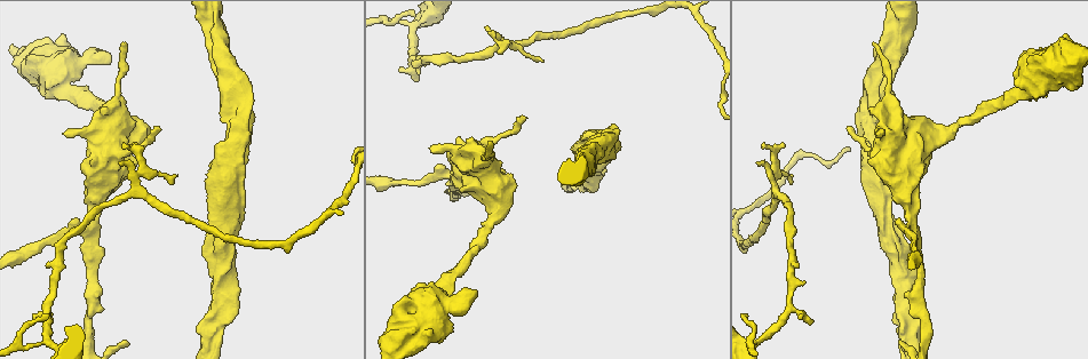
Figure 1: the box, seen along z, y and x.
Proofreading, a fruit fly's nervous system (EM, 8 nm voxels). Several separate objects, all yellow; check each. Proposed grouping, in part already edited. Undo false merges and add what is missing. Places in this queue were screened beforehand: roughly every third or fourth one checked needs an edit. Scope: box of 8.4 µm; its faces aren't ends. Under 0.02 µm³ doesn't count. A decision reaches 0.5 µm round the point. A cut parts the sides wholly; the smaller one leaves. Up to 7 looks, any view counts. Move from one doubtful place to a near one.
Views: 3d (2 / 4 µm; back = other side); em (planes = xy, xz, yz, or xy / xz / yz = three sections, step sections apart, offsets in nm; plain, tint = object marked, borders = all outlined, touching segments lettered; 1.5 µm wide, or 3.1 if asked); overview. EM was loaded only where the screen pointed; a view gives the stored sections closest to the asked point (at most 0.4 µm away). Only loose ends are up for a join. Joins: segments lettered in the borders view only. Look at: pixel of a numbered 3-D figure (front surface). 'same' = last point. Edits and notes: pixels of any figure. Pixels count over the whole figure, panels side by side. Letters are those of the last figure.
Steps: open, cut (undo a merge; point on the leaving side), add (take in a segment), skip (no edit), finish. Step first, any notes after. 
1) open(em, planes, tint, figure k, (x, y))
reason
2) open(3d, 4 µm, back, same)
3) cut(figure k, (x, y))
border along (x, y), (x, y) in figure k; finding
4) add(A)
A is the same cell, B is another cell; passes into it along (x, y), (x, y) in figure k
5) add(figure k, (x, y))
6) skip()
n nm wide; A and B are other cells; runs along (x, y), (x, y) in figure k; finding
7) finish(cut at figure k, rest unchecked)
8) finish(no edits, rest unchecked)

open(em, xy, step 4, borders, figure 1, (234, 312))

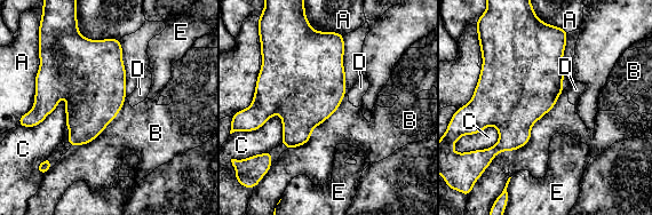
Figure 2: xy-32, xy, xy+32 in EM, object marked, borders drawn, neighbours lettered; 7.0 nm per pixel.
open(em, planes, borders, same)
cut it another way

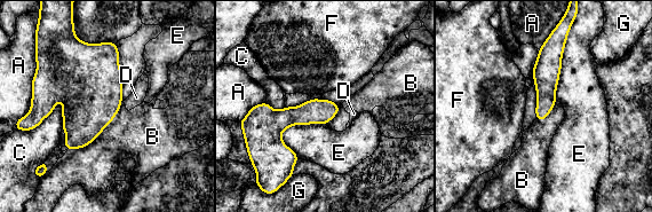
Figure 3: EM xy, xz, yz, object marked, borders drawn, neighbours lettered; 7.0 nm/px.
skip()
A, B, C, D, E, F and G are other cells; runs along (335, 107), (303, 115), (256, 116) in figure 3; no lettered segment goes on from it

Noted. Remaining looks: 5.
open(3d, 4 µm, figure 1, (899, 340))
free end

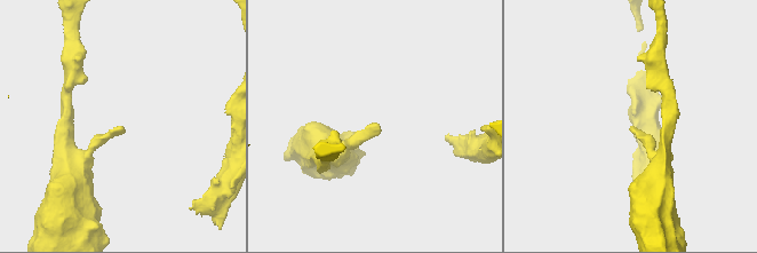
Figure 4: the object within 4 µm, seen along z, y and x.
open(em, planes, borders, figure 4, (629, 128))

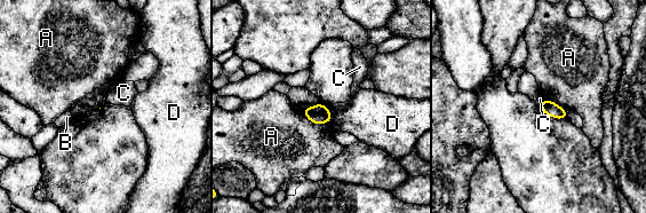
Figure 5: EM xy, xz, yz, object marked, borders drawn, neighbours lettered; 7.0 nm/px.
skip()
A touches over 220 nm; A, B, C and D are other cells; no lettered segment goes on from it

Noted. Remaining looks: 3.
open(3d, 2 µm, figure 1, (877, 134))
branch stops here

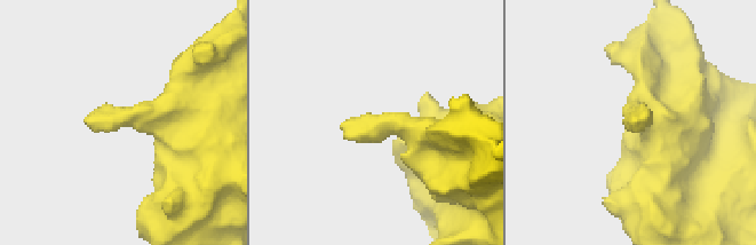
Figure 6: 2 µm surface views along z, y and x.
open(em, planes, borders, figure 6, (95, 130))

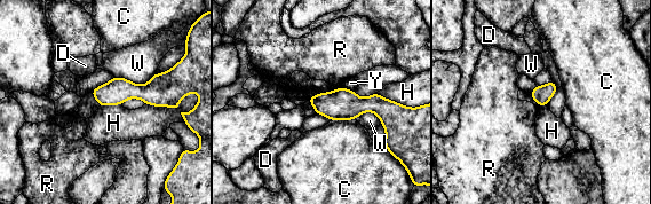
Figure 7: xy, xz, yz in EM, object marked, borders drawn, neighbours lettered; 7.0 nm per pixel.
skip()
C, D, H, R, W and Y are other cells; runs along (95, 92), (145, 92), (171, 97) in figure 7; no lettered segment goes on from it

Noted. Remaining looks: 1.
finish(no edits, rest unchecked)

